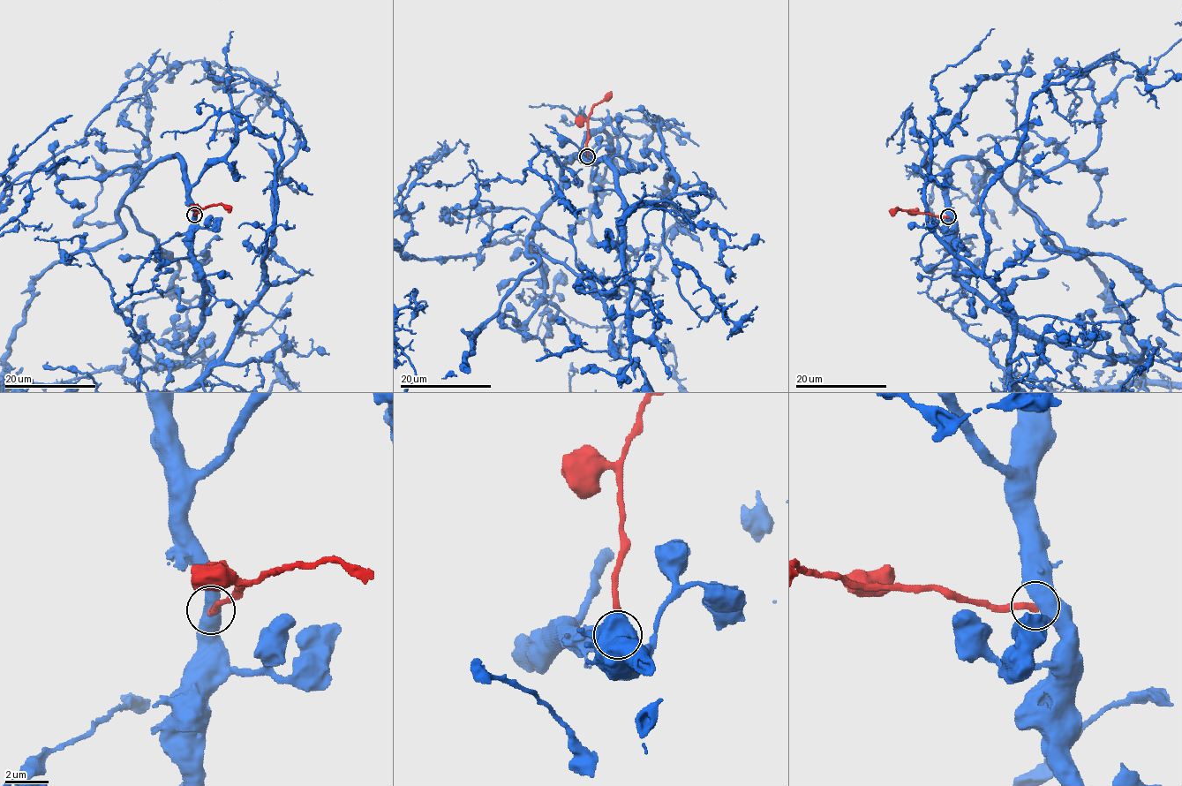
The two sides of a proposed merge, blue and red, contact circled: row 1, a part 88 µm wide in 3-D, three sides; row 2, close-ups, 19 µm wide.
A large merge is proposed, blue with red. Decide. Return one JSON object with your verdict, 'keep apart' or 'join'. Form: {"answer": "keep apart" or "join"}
{"answer": "keep apart"}

